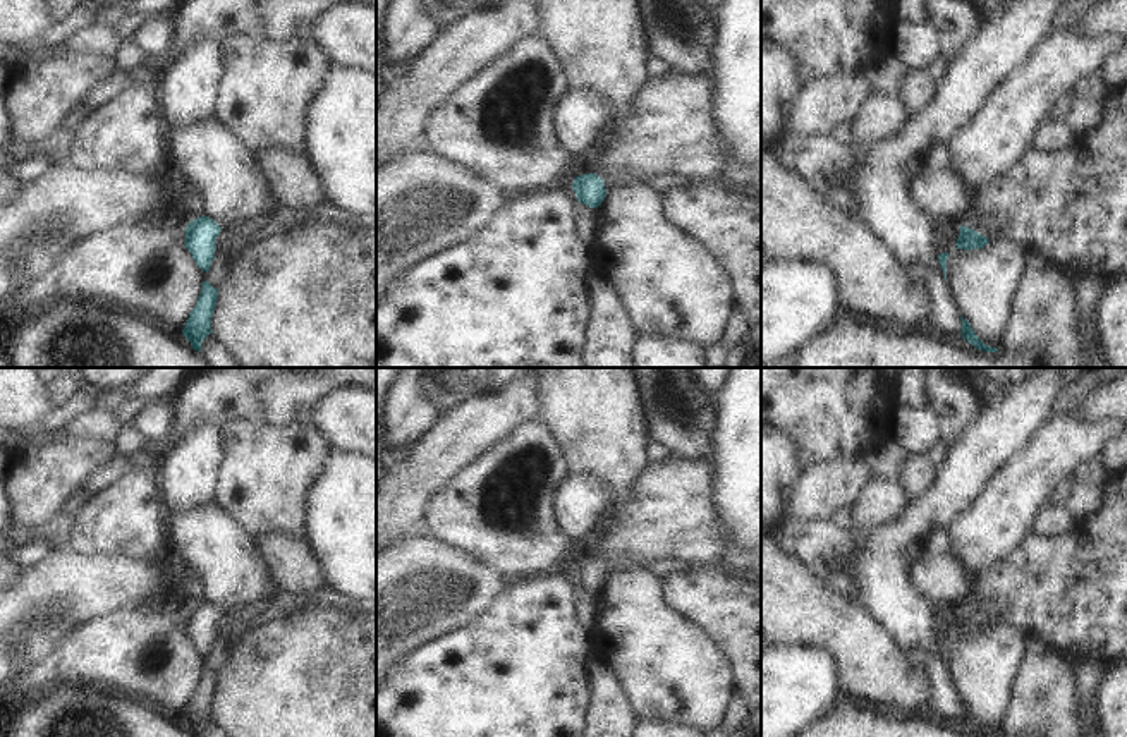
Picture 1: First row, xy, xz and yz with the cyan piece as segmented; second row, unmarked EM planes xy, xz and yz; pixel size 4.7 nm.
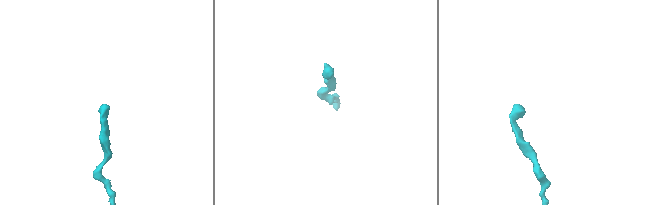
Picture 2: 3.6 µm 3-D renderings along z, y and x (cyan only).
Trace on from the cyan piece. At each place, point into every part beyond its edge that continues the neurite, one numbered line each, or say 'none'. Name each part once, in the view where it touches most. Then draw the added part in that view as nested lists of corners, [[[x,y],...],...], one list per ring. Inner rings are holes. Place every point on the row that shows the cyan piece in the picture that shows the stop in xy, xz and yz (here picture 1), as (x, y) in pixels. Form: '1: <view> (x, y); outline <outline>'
none

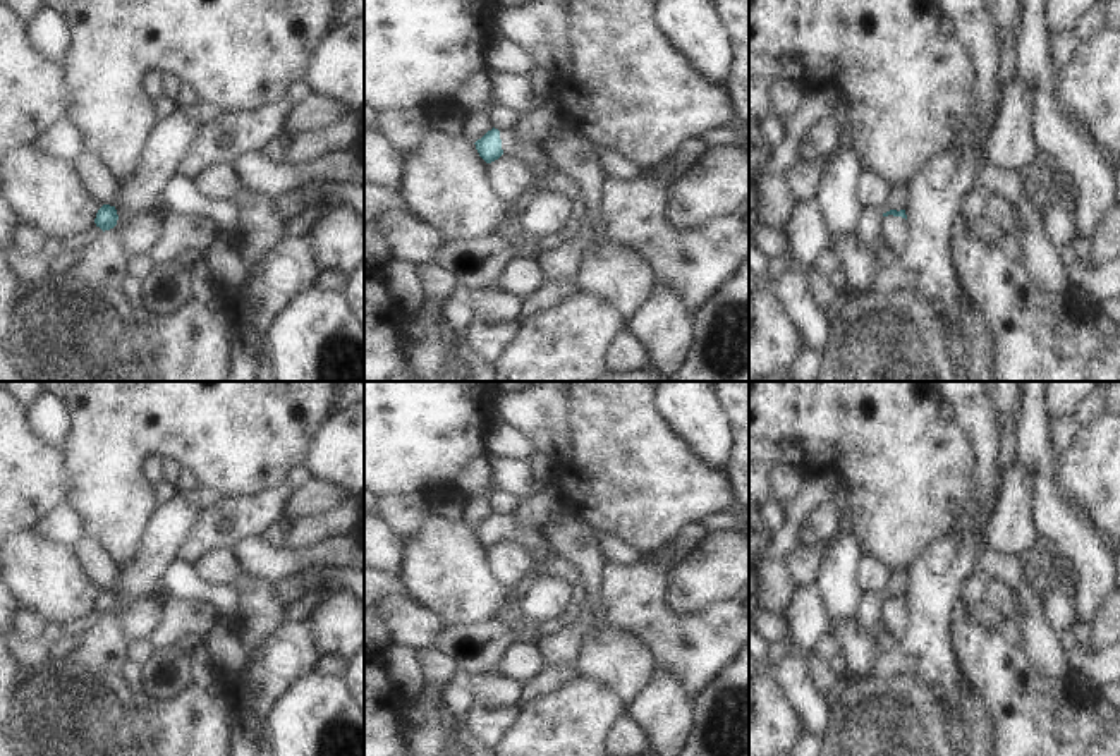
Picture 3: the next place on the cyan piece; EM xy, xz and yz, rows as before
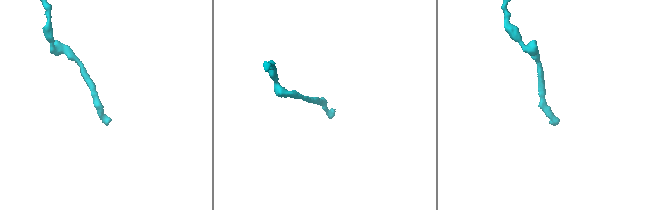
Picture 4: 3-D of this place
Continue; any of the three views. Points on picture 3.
1: xz (529, 152); outline [[[500,131],[503,155],[520,158],[533,170],[534,177],[545,180],[538,186],[538,191],[555,191],[565,194],[572,201],[582,196],[581,187],[558,170],[548,168],[548,156],[541,151],[534,141],[519,139],[514,131]]]

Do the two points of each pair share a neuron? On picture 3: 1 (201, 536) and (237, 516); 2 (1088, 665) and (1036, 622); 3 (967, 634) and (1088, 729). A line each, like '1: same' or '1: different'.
1: same
2: different
3: same

